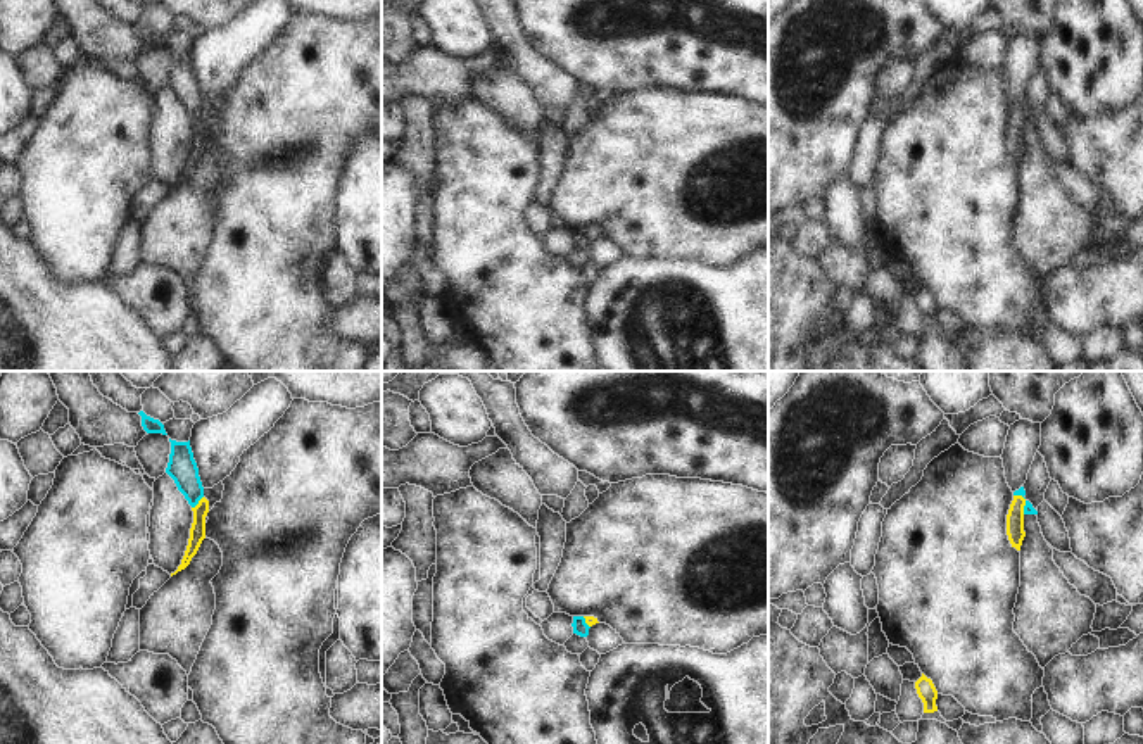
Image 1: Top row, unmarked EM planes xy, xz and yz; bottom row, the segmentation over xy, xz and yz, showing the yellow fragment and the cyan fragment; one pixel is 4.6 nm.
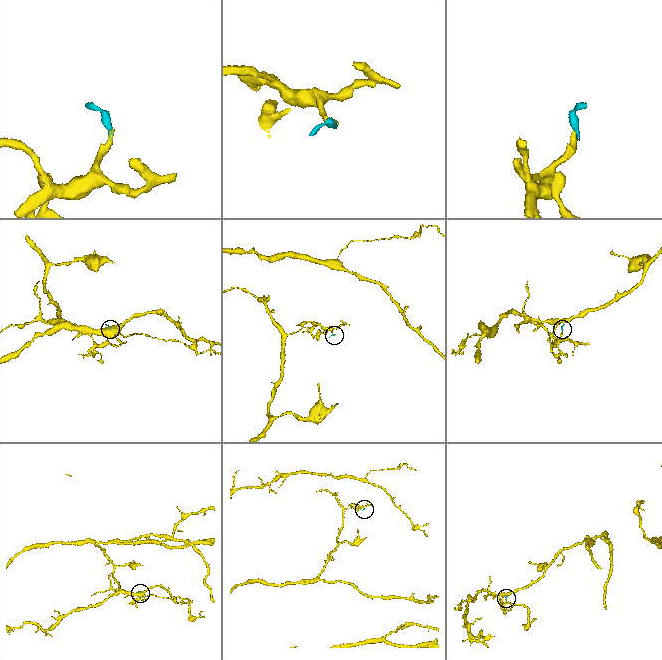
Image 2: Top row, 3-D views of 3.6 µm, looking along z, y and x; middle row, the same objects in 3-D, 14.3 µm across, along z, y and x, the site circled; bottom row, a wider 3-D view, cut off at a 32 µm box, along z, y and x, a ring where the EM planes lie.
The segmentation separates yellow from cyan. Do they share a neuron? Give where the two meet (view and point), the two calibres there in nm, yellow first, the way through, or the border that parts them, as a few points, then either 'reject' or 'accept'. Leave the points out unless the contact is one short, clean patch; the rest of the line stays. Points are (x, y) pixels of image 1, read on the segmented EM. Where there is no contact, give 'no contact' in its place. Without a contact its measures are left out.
meets yellow in xy at (199, 503); 80 nm thick on the yellow side, 140 nm on the other; border along xy (202, 496), (192, 508); reject

